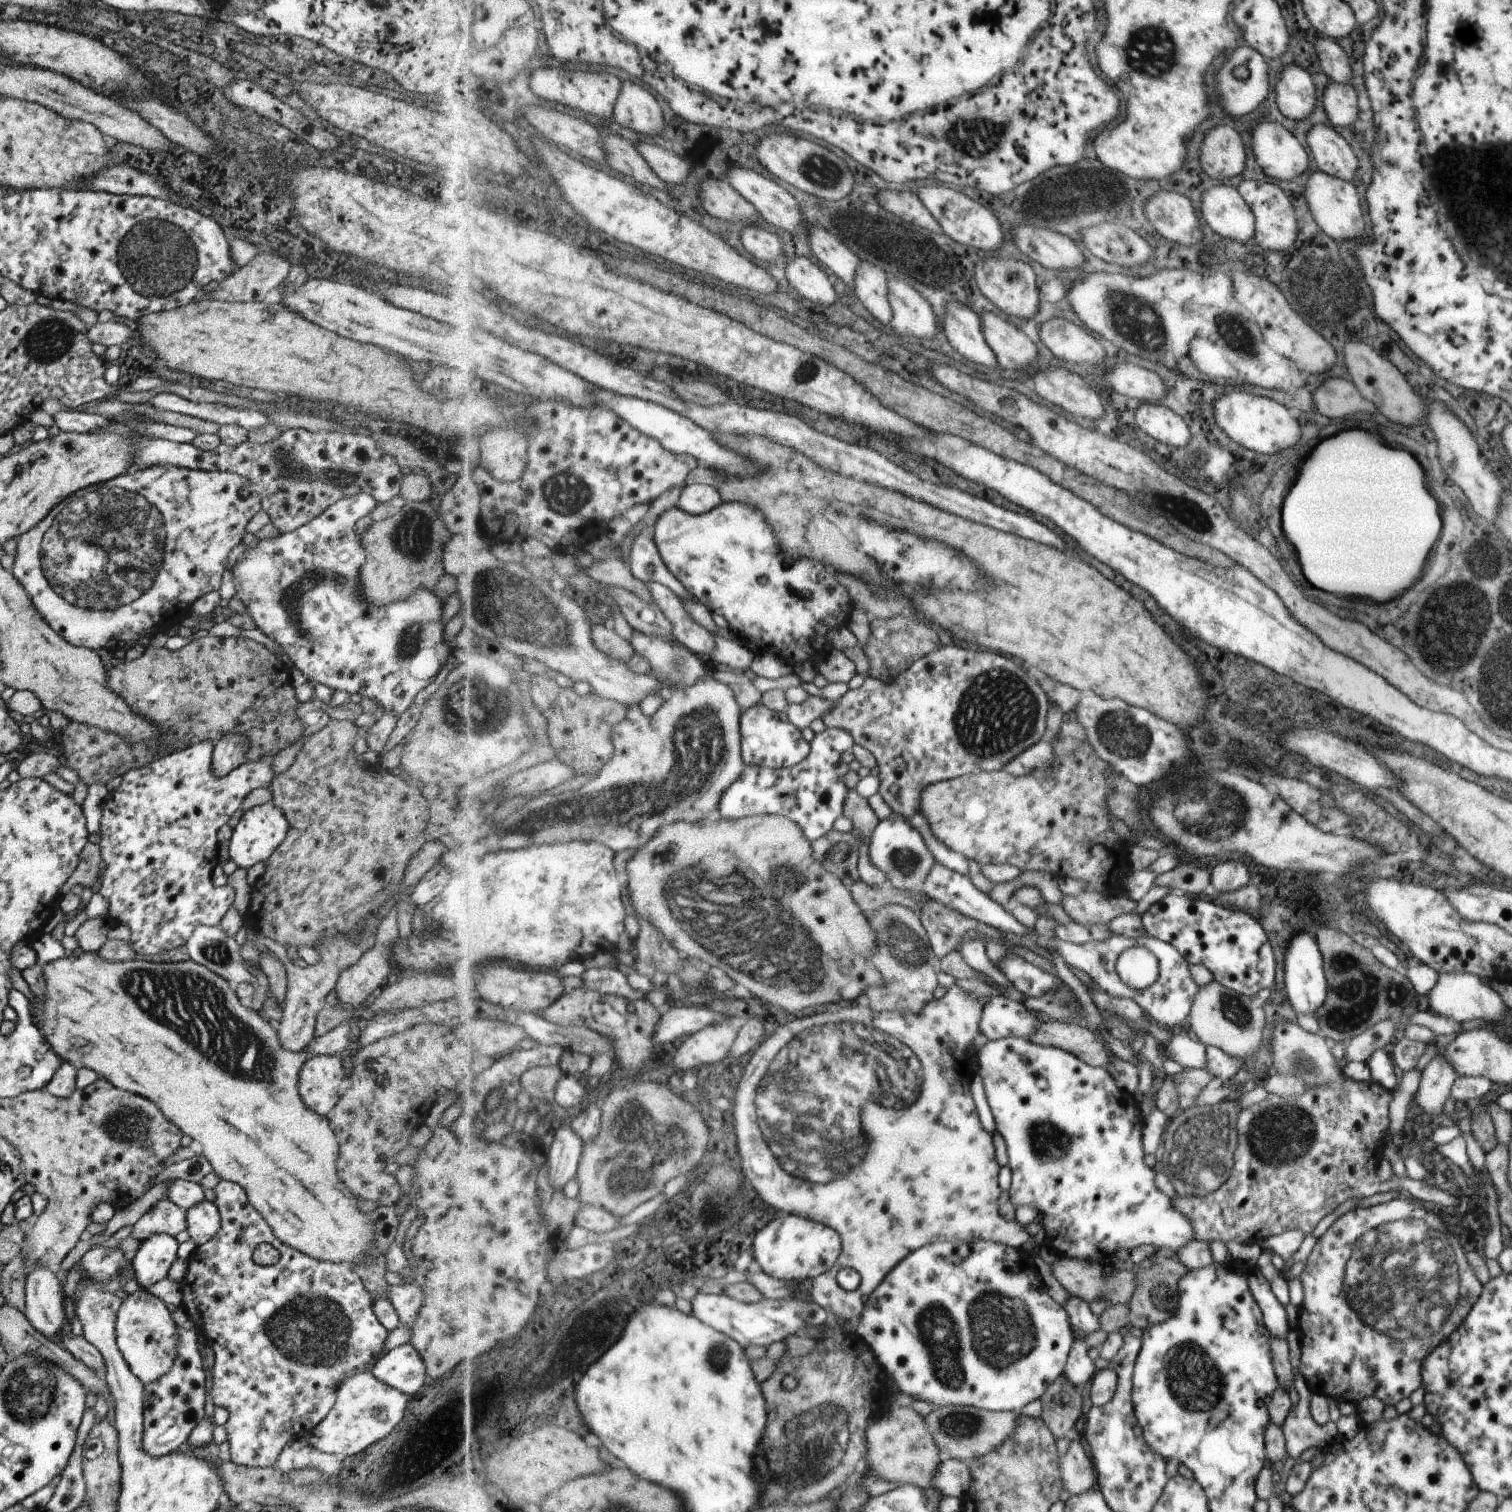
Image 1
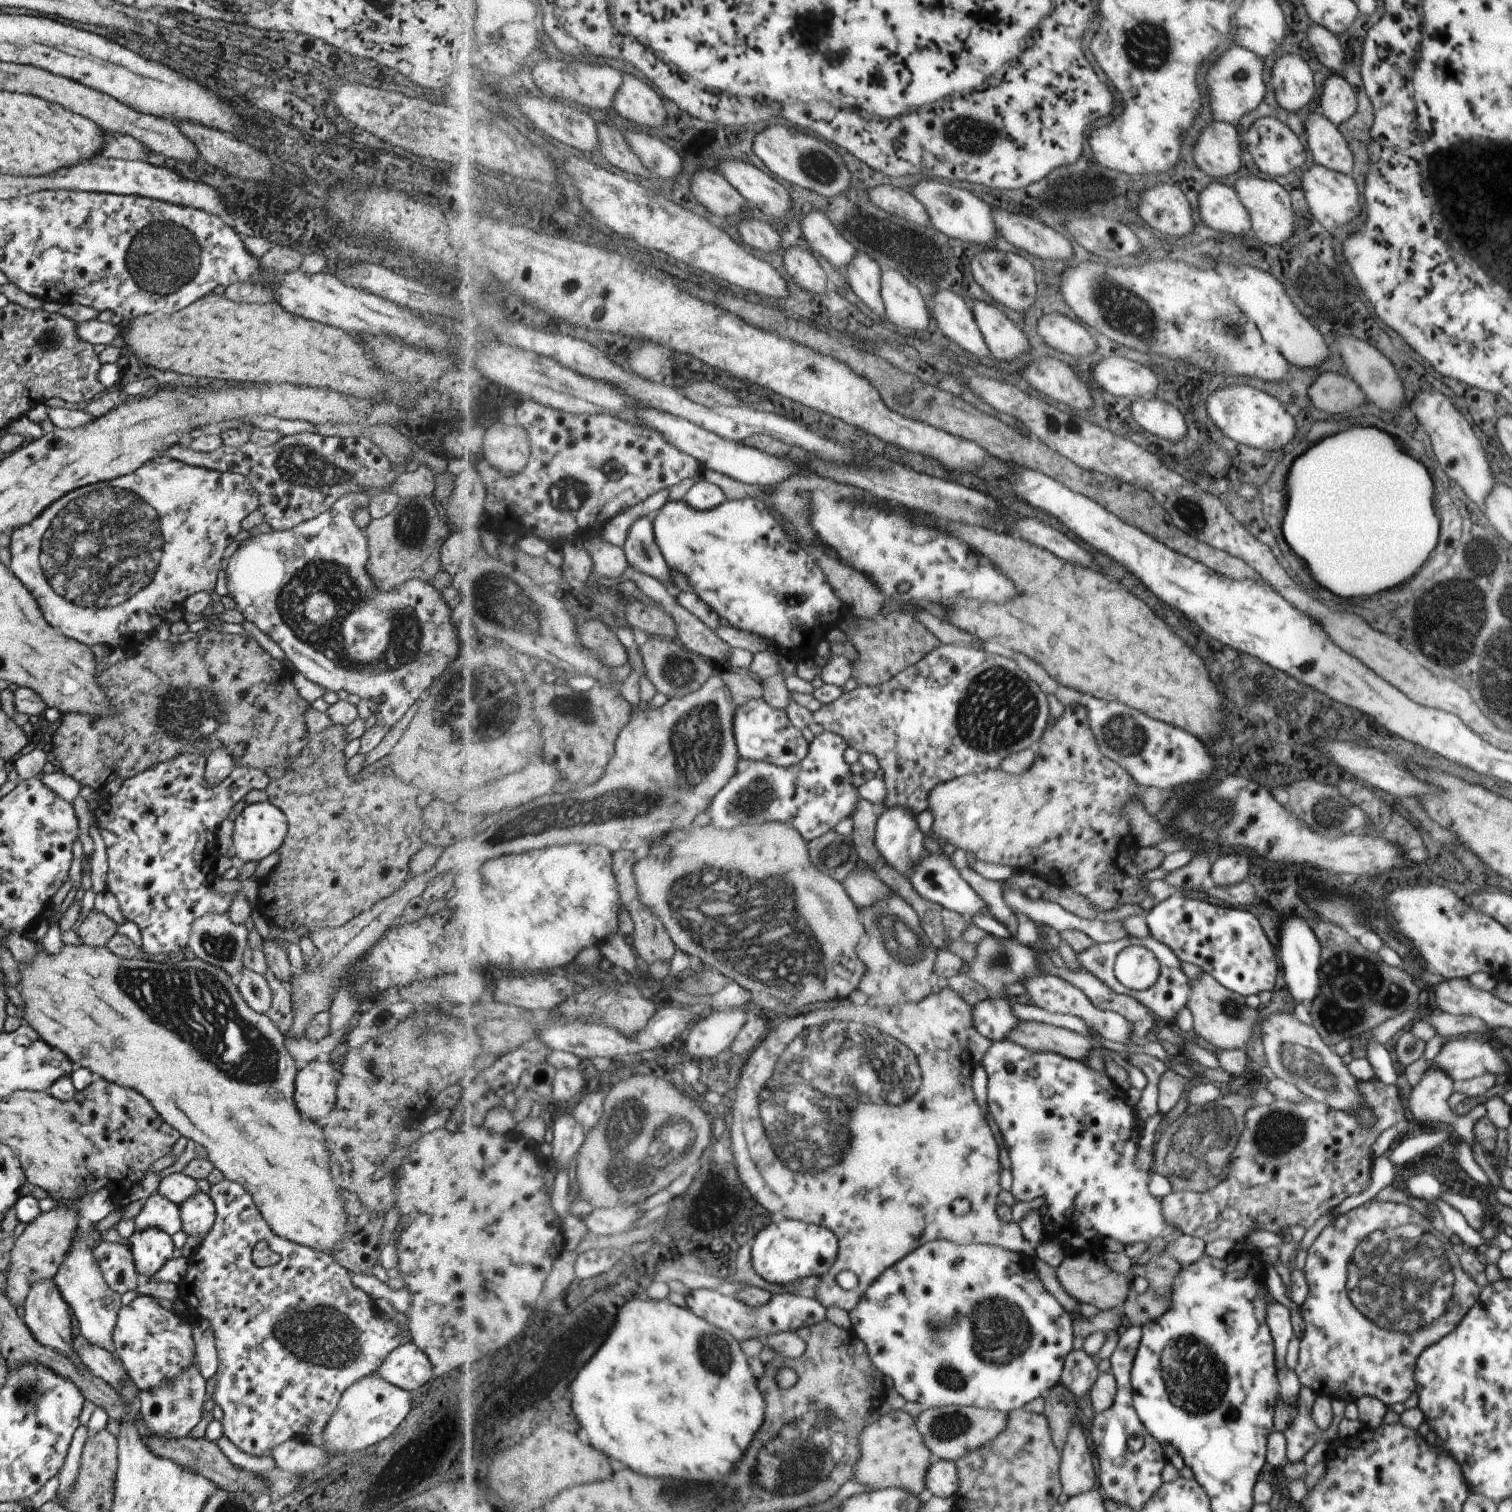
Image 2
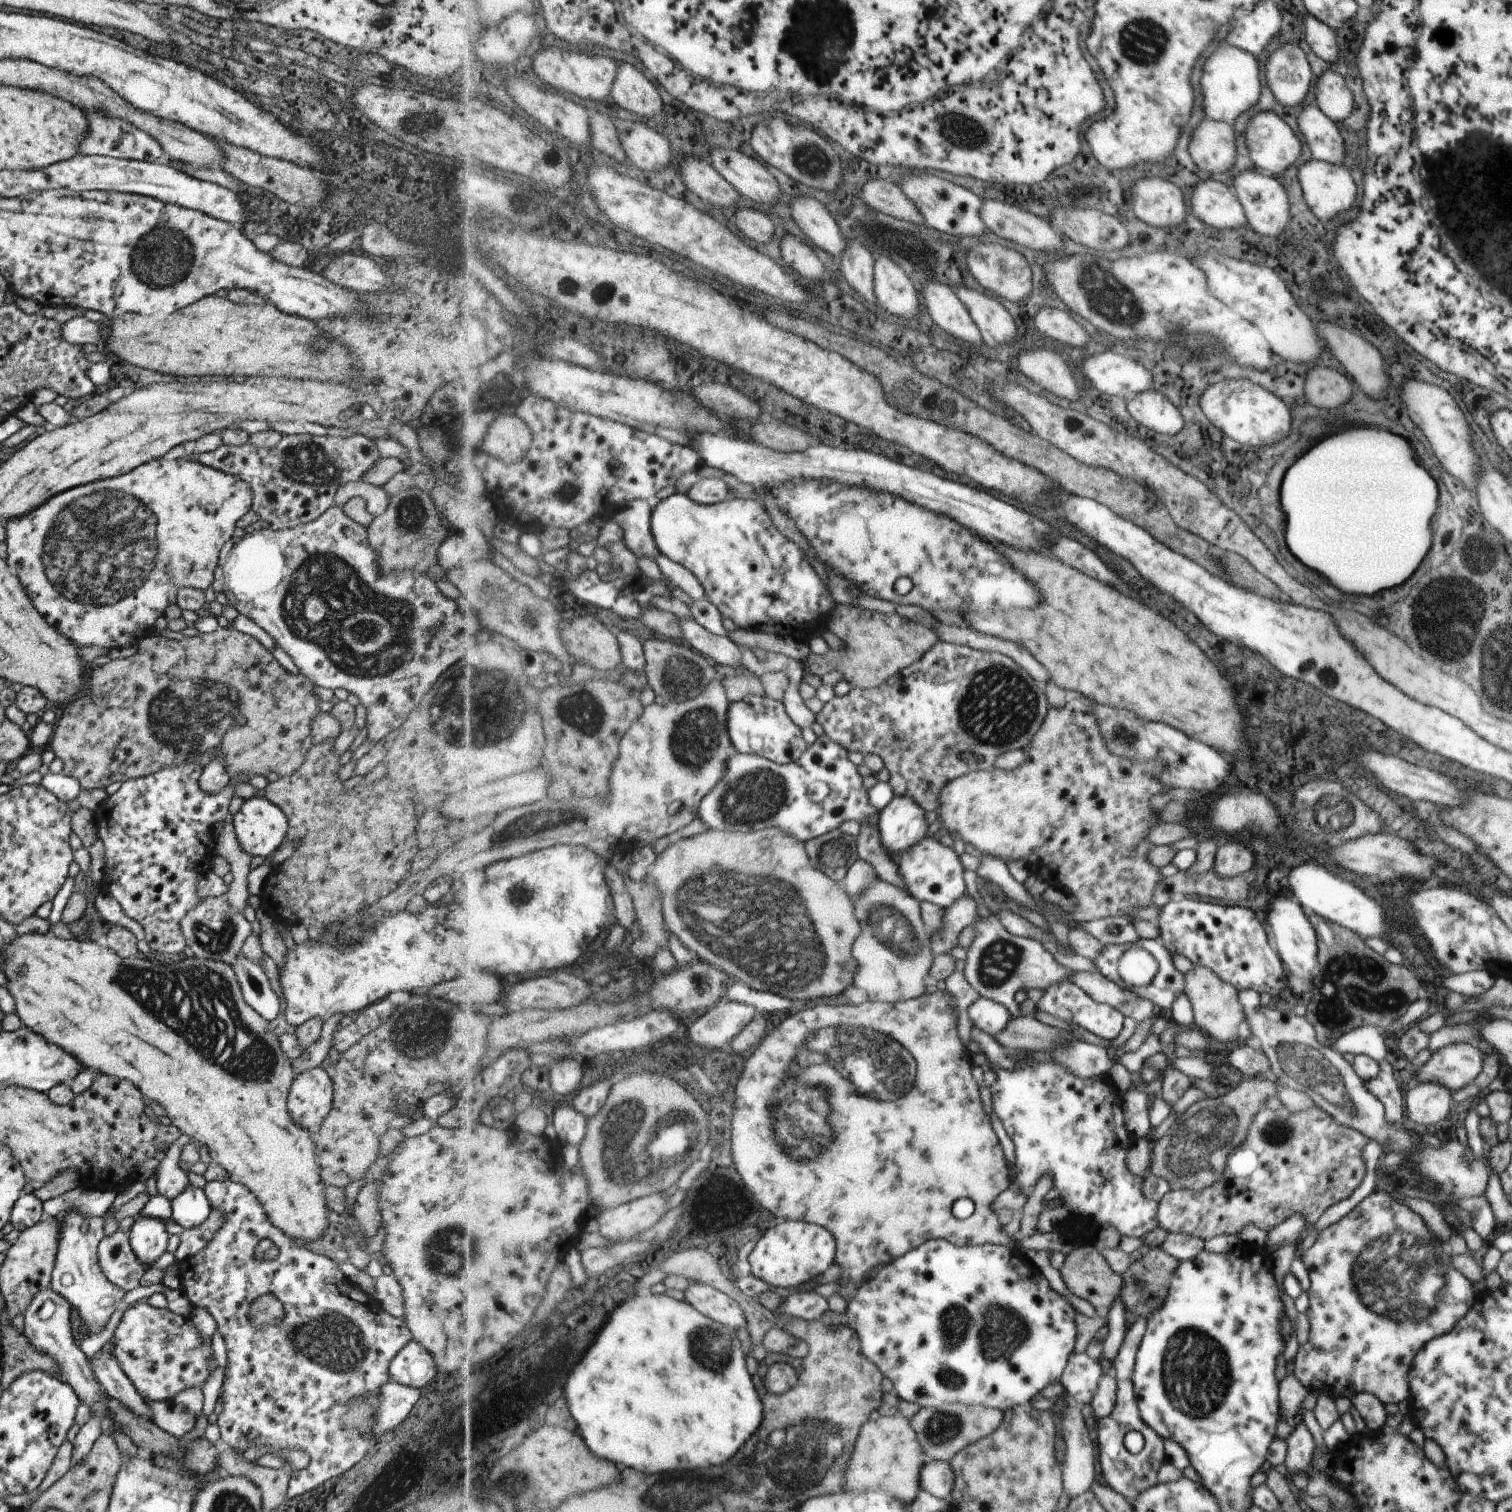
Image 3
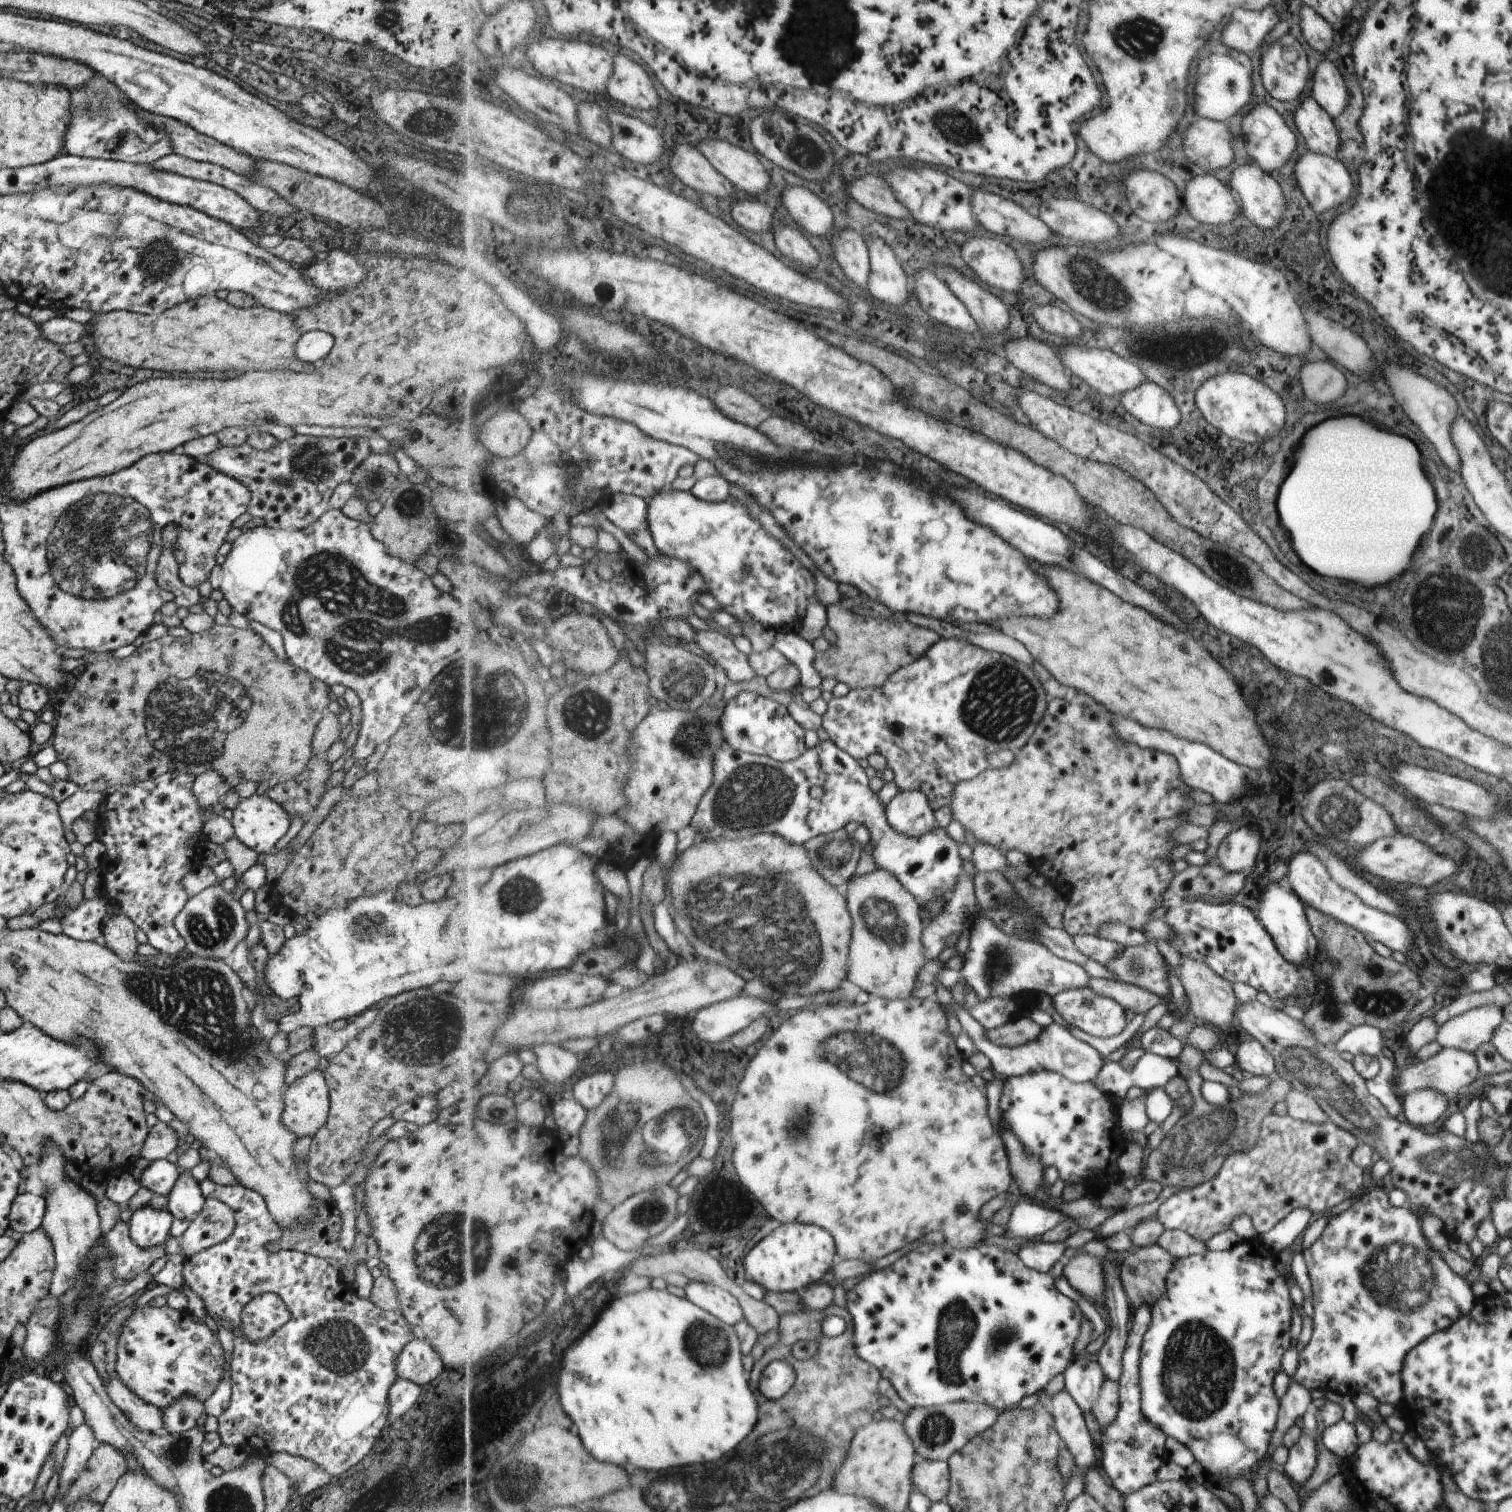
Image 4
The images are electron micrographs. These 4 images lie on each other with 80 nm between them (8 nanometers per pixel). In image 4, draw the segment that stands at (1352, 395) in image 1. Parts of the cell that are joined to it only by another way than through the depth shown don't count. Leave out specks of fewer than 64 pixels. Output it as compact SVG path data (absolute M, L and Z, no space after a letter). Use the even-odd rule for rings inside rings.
M1305 360L1298 370L1298 377L1305 398L1315 404L1337 400L1345 390L1343 374L1329 361Z

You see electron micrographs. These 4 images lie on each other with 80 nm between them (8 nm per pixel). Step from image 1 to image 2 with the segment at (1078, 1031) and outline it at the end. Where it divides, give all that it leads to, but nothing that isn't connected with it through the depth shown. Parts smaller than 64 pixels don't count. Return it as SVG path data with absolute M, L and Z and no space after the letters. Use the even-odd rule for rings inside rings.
M1036 1021L1019 1023L1018 1028L1013 1029L1005 1039L1035 1052L1055 1052L1085 1062L1088 1054L1095 1049L1093 1042L1083 1034Z

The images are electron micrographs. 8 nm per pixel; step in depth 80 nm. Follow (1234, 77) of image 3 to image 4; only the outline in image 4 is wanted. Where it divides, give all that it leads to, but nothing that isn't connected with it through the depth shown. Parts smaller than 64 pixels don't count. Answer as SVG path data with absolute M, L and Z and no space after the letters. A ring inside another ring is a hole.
M1214 40L1210 53L1201 58L1195 72L1193 84L1193 110L1195 117L1212 121L1227 121L1249 102L1251 96L1251 64L1245 53L1229 50L1218 40Z

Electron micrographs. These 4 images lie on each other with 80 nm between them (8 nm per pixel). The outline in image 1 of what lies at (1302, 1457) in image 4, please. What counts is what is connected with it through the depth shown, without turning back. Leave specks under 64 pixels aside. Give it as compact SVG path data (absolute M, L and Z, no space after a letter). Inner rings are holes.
M1297 1372L1293 1383L1295 1392L1298 1393L1297 1404L1294 1410L1289 1411L1280 1429L1284 1436L1286 1456L1298 1460L1299 1454L1307 1448L1316 1446L1324 1449L1329 1446L1338 1432L1336 1422L1328 1420L1325 1424L1318 1425L1313 1420L1309 1412L1312 1392L1309 1392L1306 1382Z

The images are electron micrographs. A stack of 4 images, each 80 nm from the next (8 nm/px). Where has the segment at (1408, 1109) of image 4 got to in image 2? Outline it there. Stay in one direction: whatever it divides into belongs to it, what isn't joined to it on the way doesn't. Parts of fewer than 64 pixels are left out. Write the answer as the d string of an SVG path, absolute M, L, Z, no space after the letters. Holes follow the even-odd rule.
M1428 1068L1421 1077L1421 1080L1412 1086L1408 1094L1408 1108L1413 1118L1412 1126L1416 1129L1419 1126L1427 1125L1429 1122L1439 1122L1439 1124L1450 1124L1453 1130L1458 1134L1458 1140L1464 1140L1470 1147L1473 1146L1474 1122L1486 1115L1484 1105L1477 1105L1473 1109L1469 1109L1468 1113L1457 1114L1448 1105L1448 1098L1455 1090L1456 1085L1452 1080L1439 1069Z

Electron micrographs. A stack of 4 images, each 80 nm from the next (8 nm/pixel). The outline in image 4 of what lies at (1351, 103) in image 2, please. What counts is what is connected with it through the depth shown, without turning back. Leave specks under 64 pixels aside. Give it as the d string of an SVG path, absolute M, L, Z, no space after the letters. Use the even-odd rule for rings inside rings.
M1321 59L1315 67L1310 96L1332 117L1344 111L1348 101L1346 86L1337 67L1329 59Z

